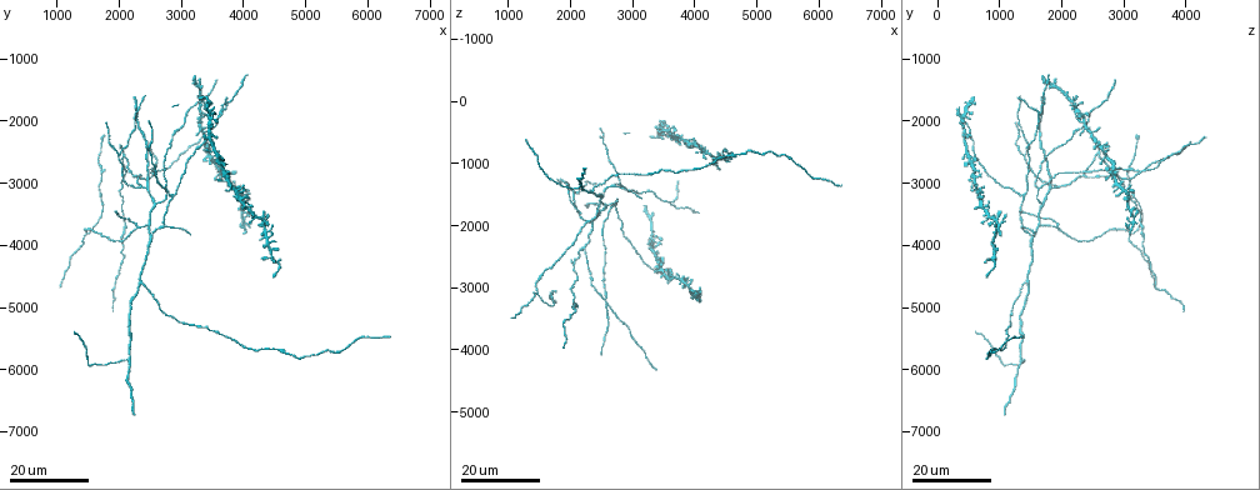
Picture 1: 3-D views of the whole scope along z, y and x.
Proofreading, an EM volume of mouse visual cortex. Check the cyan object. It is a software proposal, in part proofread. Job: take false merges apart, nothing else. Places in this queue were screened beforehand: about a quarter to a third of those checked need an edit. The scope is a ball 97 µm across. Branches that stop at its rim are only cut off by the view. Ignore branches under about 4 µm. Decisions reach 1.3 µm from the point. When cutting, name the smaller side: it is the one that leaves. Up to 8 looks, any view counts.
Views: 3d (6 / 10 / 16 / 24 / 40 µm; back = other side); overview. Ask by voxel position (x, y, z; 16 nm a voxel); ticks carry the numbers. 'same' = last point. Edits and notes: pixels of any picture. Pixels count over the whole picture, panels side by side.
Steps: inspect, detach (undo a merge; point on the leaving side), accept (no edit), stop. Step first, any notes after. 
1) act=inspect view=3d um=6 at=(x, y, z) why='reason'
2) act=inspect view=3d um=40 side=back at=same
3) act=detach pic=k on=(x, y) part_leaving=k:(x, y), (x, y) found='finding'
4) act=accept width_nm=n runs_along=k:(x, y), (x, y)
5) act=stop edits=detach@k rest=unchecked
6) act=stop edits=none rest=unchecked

act=inspect view=3d um=16 at=(2100, 5900, 1350) why='three arms meet'

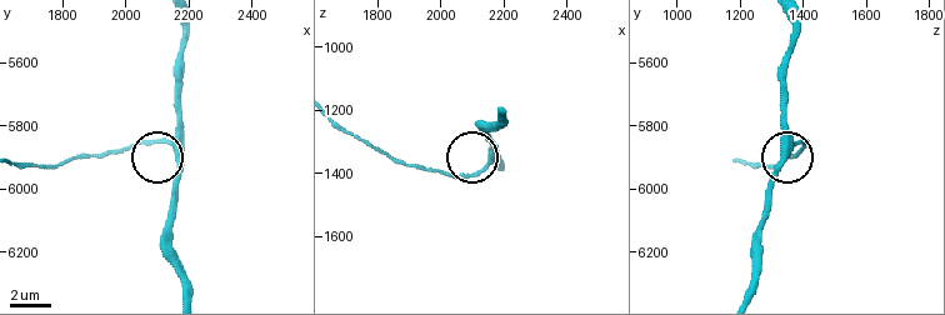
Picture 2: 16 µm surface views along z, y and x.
act=inspect view=3d um=6 at=(2150, 5860, 1370)

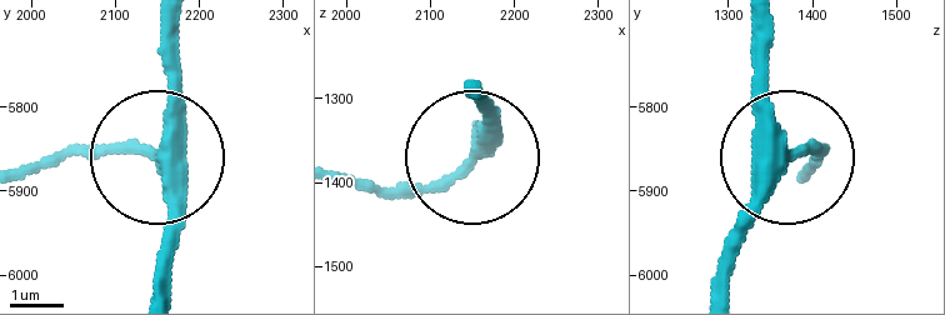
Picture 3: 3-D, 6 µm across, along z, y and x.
act=accept runs_along=3:(769, 28), (778, 175), (728, 279) found='all the same neuron'

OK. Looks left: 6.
act=inspect view=3d um=16 at=(2750, 3700, 1350) why='small branch off a trunk'

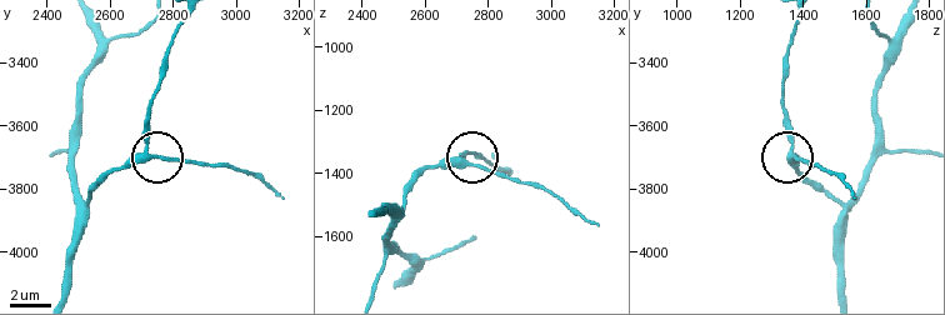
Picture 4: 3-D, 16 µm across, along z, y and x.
act=inspect view=3d um=10 at=(2710, 3700, 1360)

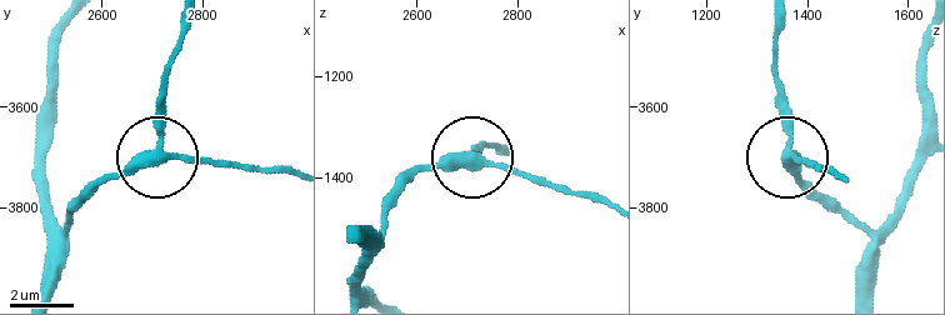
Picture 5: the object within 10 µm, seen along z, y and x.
act=accept width_nm=270 runs_along=5:(506, 151), (483, 143), (474, 159), (544, 180) found='all the same neuron'

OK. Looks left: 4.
act=inspect view=3d um=24 at=(2850, 3200, 1350) why='a fork'

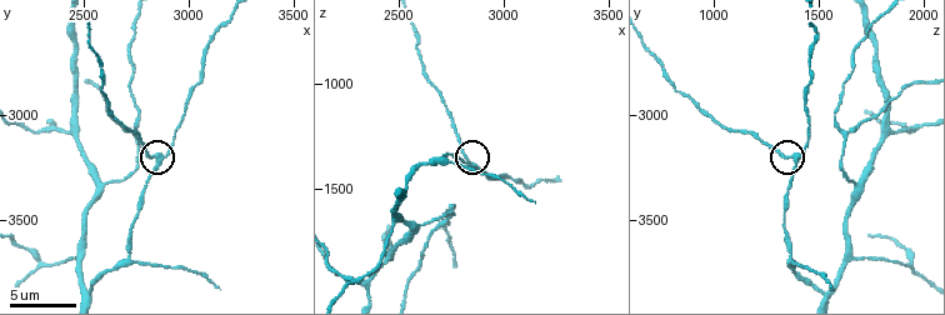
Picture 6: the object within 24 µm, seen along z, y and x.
act=inspect view=3d um=6 at=(2830, 3200, 1370)

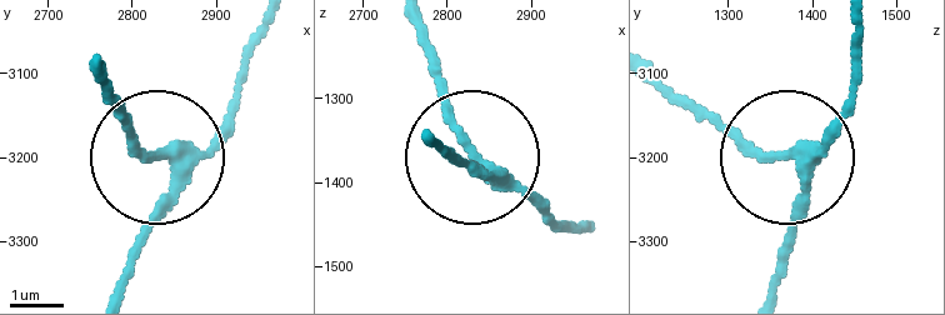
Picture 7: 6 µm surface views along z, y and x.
act=accept runs_along=7:(118, 281), (163, 193), (163, 156), (208, 139), (243, 89) found='all the same neuron'

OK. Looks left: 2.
act=inspect view=3d um=24 at=(2550, 2850, 3250) why='two arms at a narrow angle'

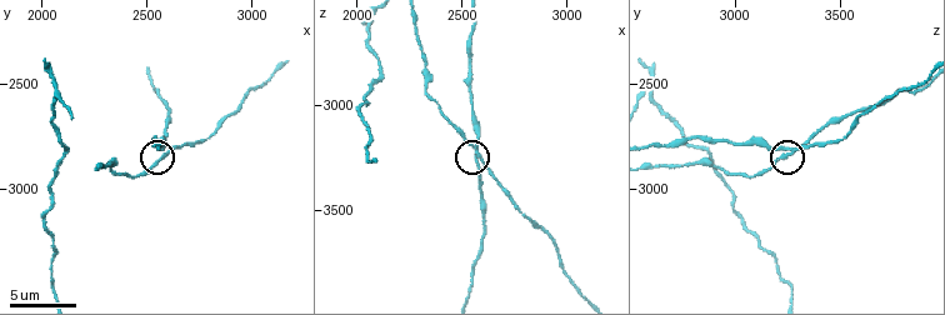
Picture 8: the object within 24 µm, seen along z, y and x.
act=inspect view=3d um=10 at=(2600, 2800, 3290)

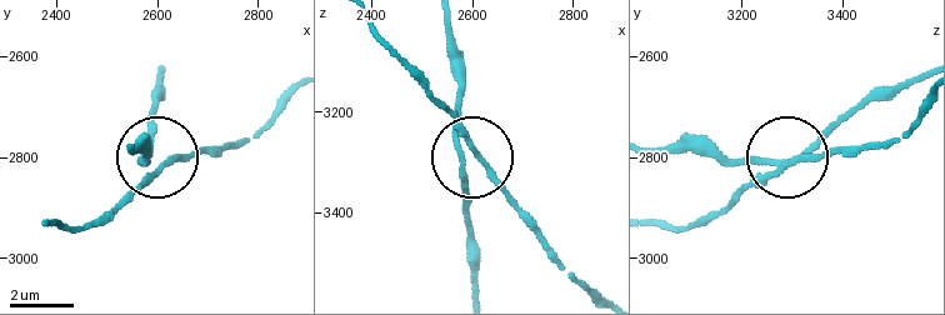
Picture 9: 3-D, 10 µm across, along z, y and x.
act=accept arms=4 found='continuous, no second neuron'

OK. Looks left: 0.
act=stop edits=none rest=unchecked

